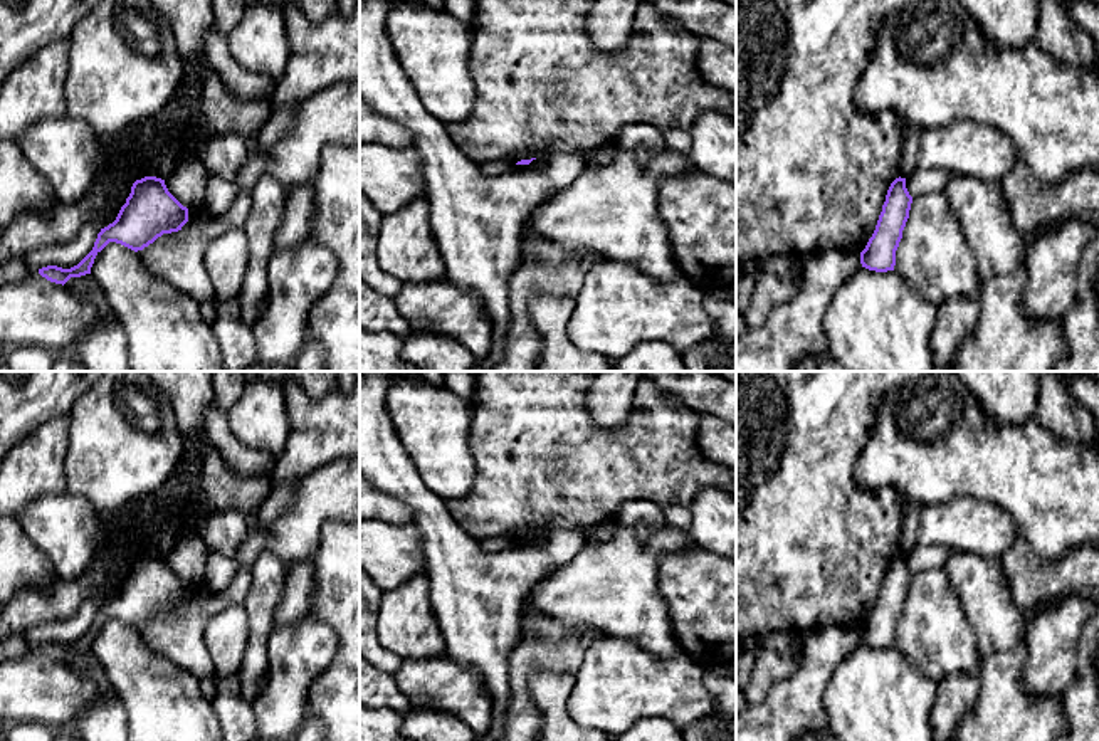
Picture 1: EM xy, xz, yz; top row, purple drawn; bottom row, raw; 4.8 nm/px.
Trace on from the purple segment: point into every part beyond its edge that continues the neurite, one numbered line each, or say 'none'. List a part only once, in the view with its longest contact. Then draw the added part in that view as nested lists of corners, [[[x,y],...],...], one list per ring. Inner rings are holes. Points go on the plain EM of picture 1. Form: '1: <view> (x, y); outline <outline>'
none

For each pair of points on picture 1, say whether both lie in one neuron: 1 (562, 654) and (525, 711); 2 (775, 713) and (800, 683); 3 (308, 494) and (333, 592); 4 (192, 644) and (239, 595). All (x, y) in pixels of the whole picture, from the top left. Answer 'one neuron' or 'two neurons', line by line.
1: one neuron
2: one neuron
3: two neurons
4: one neuron

